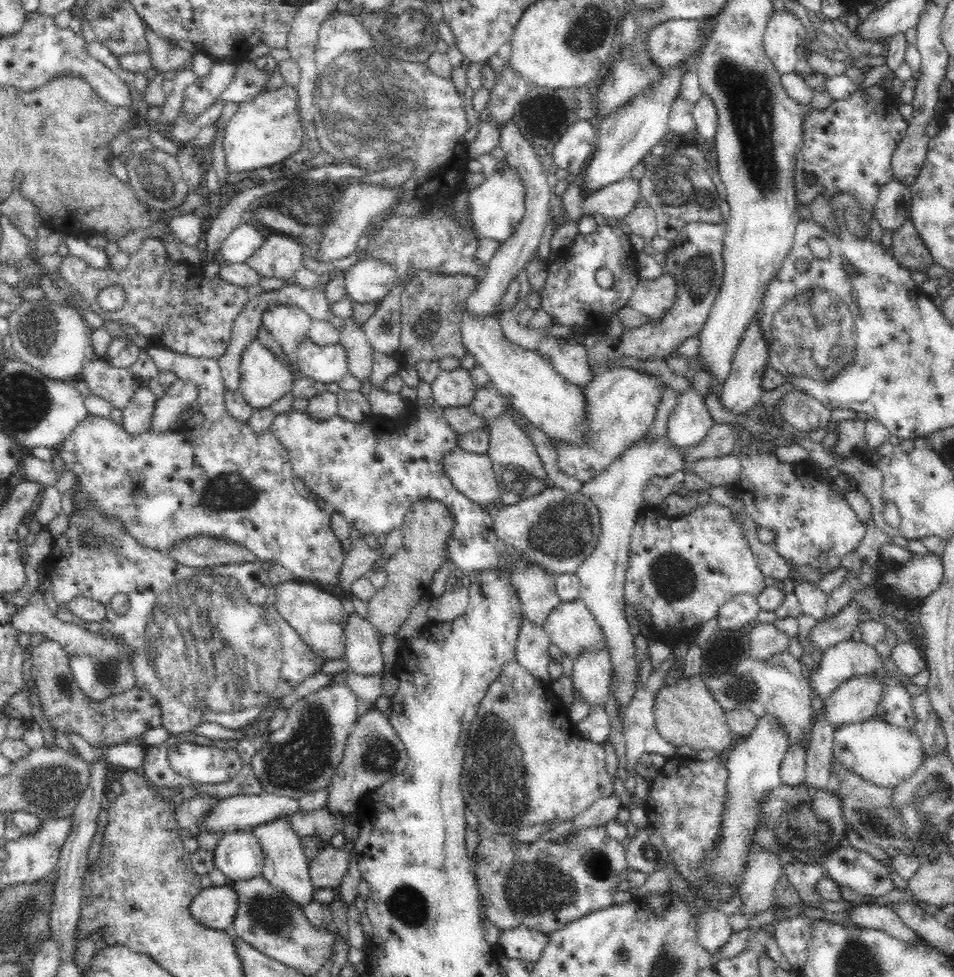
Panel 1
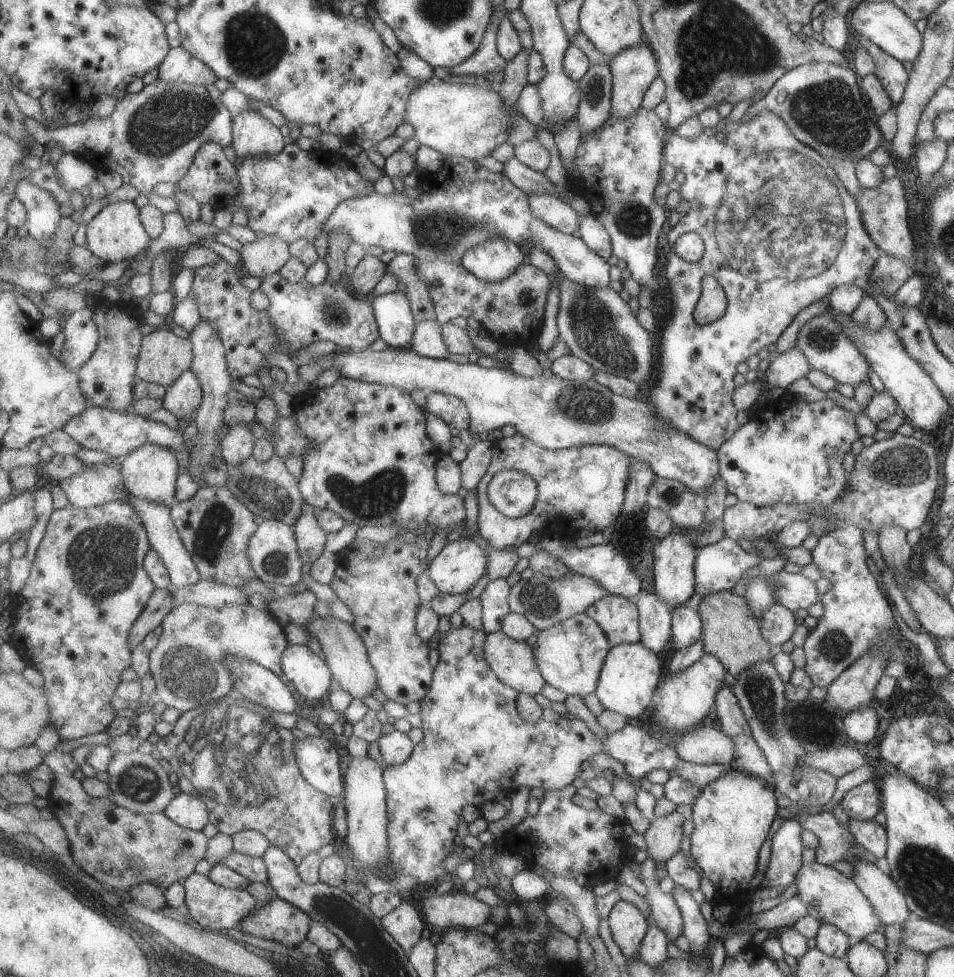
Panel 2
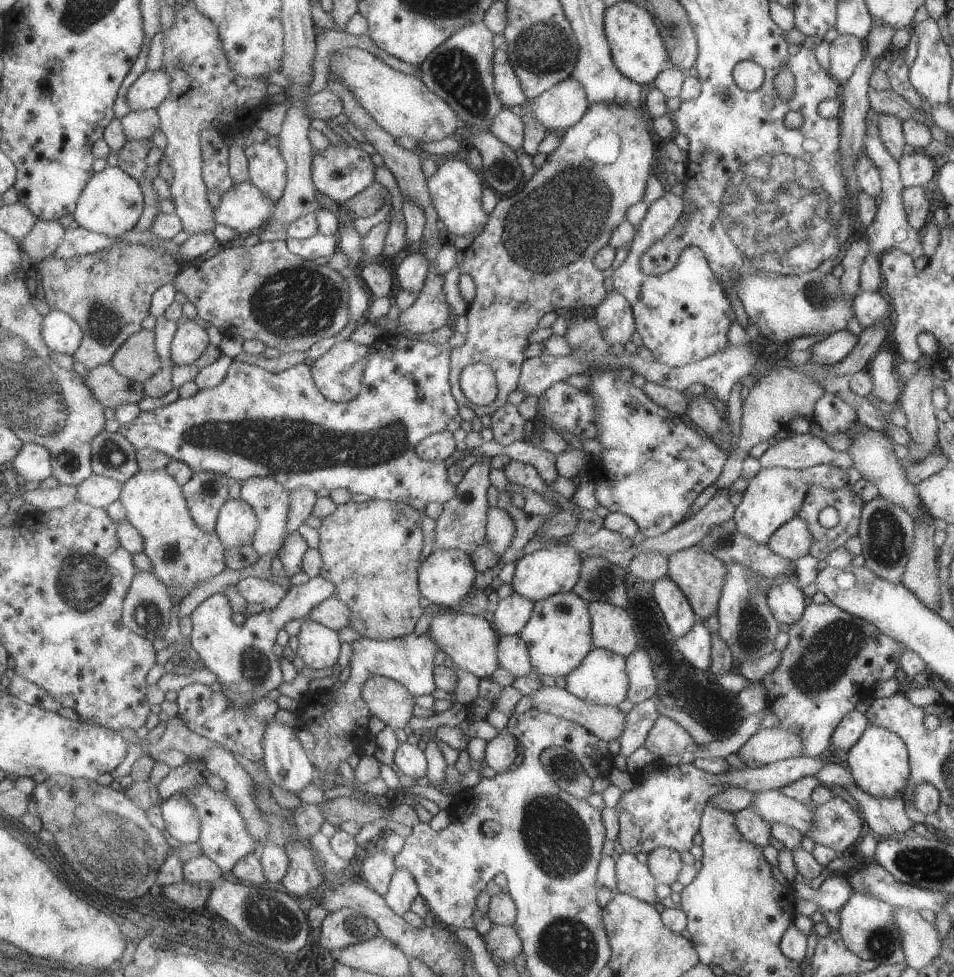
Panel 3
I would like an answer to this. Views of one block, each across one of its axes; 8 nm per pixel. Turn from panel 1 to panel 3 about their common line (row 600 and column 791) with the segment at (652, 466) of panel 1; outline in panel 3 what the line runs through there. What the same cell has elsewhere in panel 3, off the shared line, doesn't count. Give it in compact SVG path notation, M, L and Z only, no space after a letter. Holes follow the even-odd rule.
M785 582L772 587L767 594L767 603L774 618L779 624L789 624L792 626L805 611L804 603L806 596L803 590L791 582Z

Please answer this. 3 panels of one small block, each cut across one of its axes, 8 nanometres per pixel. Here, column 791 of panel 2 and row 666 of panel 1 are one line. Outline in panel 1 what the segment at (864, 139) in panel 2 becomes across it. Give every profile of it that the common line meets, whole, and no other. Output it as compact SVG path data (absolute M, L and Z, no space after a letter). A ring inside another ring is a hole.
M41 563L37 568L40 585L26 605L11 616L12 626L18 632L24 632L24 634L40 632L44 638L60 643L64 647L66 655L68 655L68 664L78 687L90 699L100 702L113 694L132 688L135 685L136 677L132 673L134 669L132 669L132 654L129 652L129 648L125 648L125 644L120 644L119 640L114 640L111 636L92 634L85 628L80 628L69 622L62 622L60 615L52 615L48 606L44 603L43 593L41 592L41 586L46 579L44 570L44 564Z

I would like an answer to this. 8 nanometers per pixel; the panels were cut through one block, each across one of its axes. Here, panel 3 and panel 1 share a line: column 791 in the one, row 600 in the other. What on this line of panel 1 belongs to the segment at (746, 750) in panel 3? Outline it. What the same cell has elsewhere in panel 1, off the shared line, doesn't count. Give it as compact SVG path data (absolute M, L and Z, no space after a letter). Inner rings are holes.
M748 593L736 594L719 608L718 628L720 630L742 628L744 624L757 618L759 612L760 605L757 596Z

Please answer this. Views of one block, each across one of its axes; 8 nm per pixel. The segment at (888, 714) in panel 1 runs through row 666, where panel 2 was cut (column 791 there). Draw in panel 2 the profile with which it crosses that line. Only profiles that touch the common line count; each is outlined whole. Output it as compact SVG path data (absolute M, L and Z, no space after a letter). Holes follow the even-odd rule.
M796 817L781 824L772 839L768 870L761 886L772 889L788 888L795 884L797 872L802 864L802 851L805 849L801 841L803 830Z

